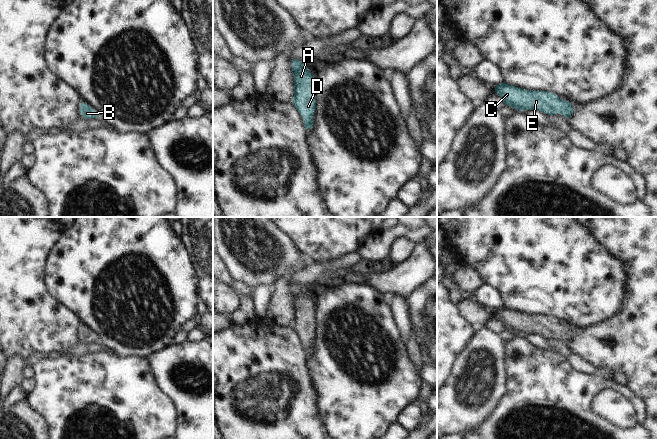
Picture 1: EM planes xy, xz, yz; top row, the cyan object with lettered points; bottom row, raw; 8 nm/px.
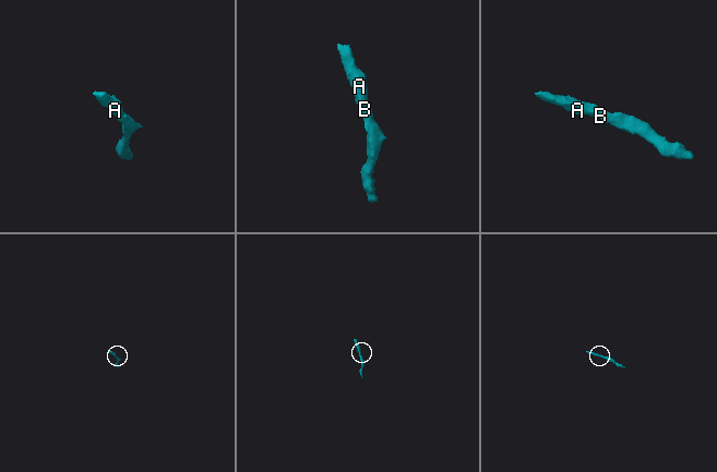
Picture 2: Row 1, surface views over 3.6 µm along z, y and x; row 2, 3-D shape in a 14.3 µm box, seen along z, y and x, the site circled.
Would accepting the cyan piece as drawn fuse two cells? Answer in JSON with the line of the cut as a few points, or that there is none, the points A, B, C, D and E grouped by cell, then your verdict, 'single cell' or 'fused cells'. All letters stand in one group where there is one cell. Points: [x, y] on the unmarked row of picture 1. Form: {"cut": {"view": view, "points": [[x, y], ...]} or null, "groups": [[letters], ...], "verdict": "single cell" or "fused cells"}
{"cut": null, "groups": [["A", "B", "C", "D", "E"]], "verdict": "single cell"}

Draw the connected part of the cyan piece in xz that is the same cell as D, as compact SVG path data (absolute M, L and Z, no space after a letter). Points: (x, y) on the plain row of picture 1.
M292 282L292 287L295 313L293 327L304 342L303 347L308 355L314 350L311 341L316 334L315 302L306 292L307 287L305 285L296 285Z

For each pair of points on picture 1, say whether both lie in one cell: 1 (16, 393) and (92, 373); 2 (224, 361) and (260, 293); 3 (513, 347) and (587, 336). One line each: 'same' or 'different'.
1: different
2: different
3: different

